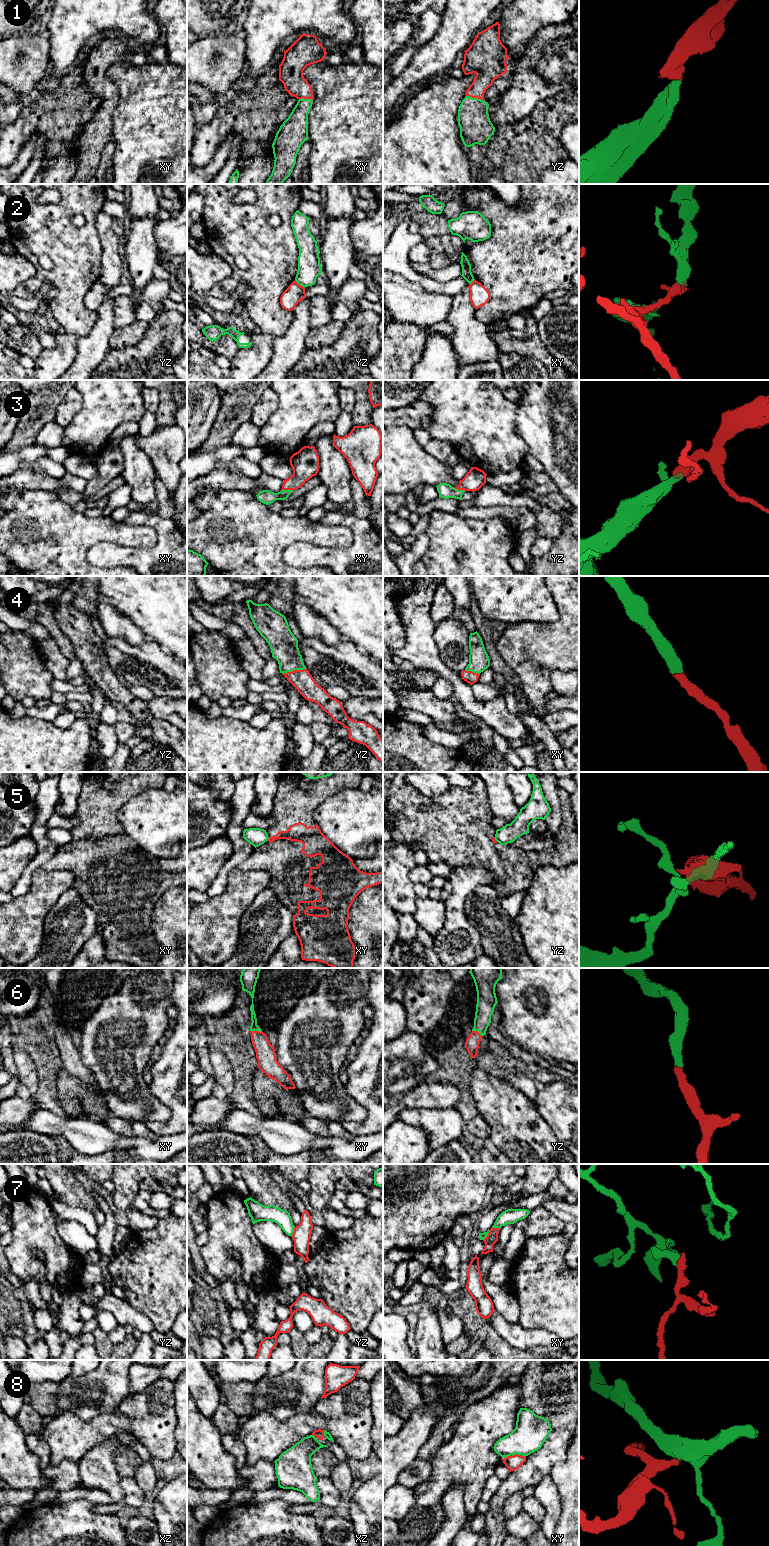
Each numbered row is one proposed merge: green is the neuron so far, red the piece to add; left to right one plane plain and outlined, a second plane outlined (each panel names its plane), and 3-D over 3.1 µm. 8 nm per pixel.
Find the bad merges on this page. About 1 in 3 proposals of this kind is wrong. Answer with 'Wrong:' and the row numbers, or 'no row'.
Wrong: 2, 5, 7, 8

